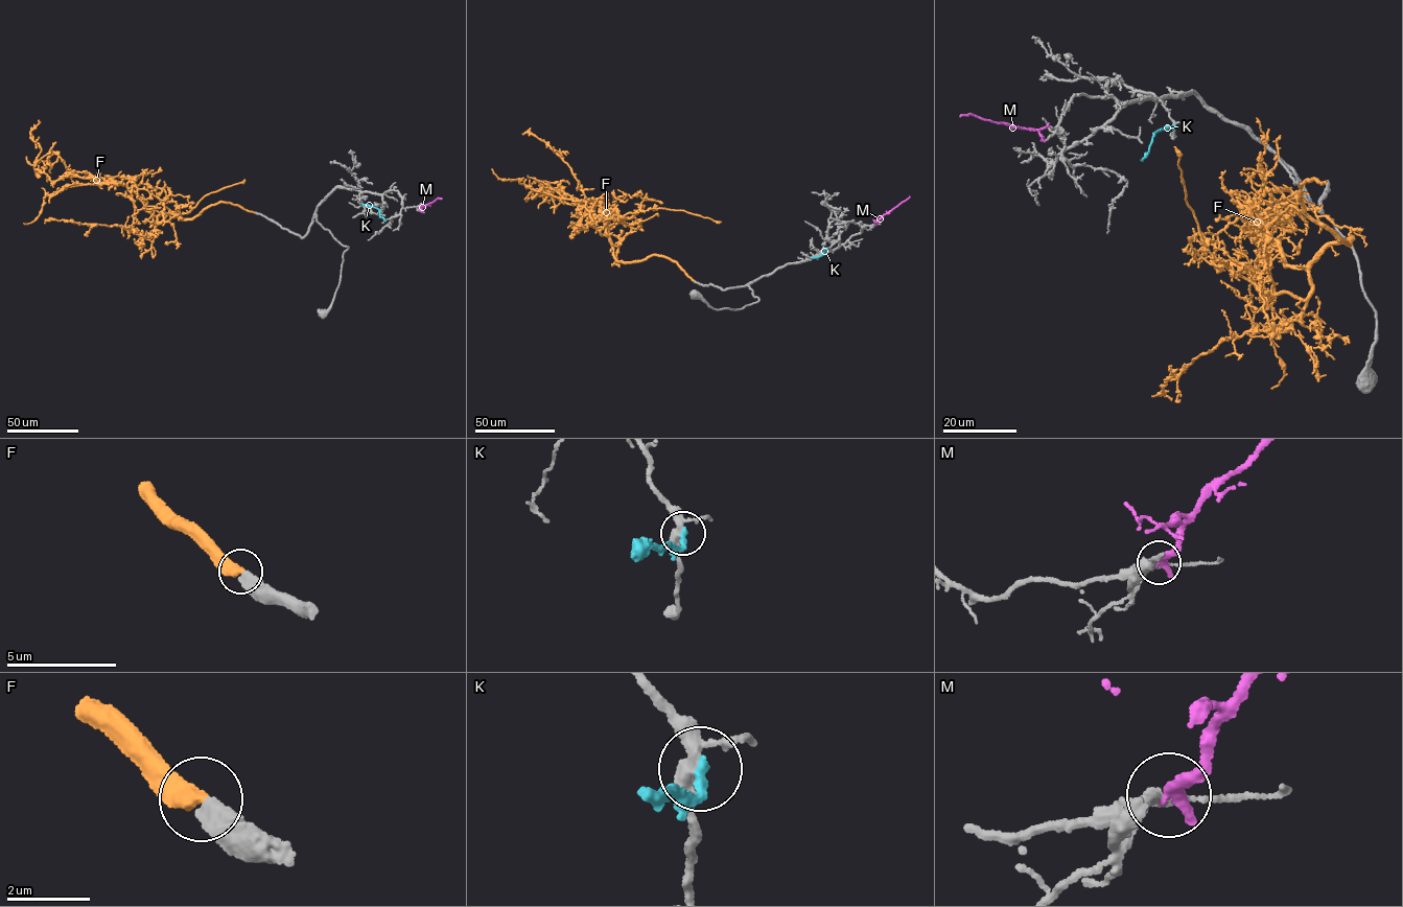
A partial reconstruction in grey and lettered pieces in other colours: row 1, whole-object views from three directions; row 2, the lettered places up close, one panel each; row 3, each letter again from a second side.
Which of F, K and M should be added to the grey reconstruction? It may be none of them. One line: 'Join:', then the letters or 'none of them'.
Join: F

